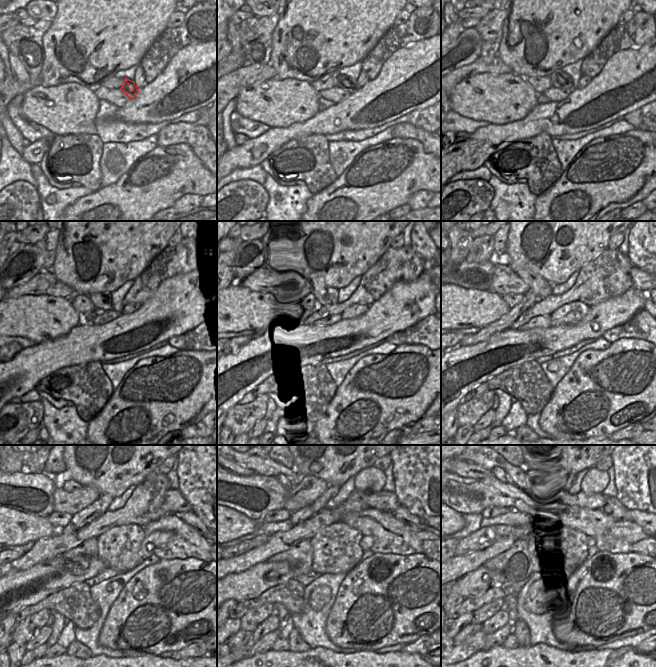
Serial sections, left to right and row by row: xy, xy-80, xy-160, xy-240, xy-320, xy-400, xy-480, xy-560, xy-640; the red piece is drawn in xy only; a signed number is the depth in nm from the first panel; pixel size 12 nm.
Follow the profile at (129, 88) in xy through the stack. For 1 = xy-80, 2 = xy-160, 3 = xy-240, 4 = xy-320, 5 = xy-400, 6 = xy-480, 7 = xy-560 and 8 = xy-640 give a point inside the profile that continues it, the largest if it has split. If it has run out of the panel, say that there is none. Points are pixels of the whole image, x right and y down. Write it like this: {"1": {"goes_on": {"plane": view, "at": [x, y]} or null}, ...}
{"1": {"goes_on": {"plane": "xy-80", "at": [342, 81]}}, "2": {"goes_on": {"plane": "xy-160", "at": [559, 79]}}, "3": {"goes_on": {"plane": "xy-240", "at": [103, 301]}}, "4": {"goes_on": {"plane": "xy-320", "at": [317, 294]}}, "5": {"goes_on": {"plane": "xy-400", "at": [538, 285]}}, "6": {"goes_on": {"plane": "xy-480", "at": [68, 485]}}, "7": {"goes_on": {"plane": "xy-560", "at": [286, 482]}}, "8": {"goes_on": {"plane": "xy-640", "at": [499, 473]}}}

